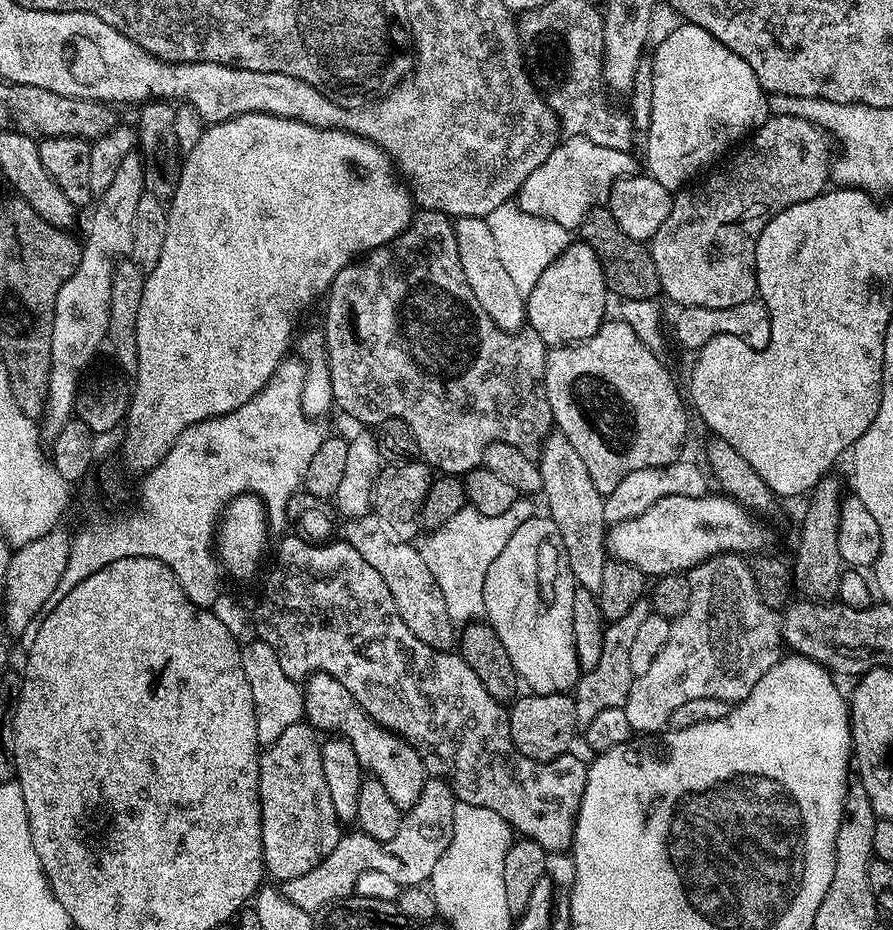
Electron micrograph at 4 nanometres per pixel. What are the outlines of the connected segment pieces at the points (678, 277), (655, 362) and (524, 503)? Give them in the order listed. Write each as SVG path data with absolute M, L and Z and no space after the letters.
M772 114L769 115L768 119L765 120L759 128L755 129L751 139L739 149L741 152L733 158L732 165L730 165L729 168L724 168L721 172L713 171L711 173L713 176L710 177L709 180L701 179L695 186L688 186L683 190L677 191L672 202L670 214L666 217L666 222L662 222L658 234L654 234L650 241L650 251L654 258L654 266L658 270L658 278L660 279L660 292L663 293L663 295L668 295L669 298L676 303L676 306L680 308L693 308L694 306L702 306L703 308L725 308L726 306L738 306L742 302L753 299L753 297L757 295L756 243L758 242L758 238L762 234L762 230L765 226L767 226L783 208L789 208L798 202L806 202L810 198L820 195L821 192L829 187L830 156L828 160L828 144L830 145L830 140L824 129L819 128L816 124L811 124L806 118L802 118L801 116Z
M619 318L605 319L604 323L600 325L600 329L590 338L580 340L576 344L559 345L548 352L548 361L544 371L544 385L546 386L546 398L550 402L555 427L563 436L570 438L570 446L574 446L574 450L578 450L579 456L582 457L582 463L586 465L586 471L590 474L590 479L594 481L594 486L598 486L598 490L602 494L614 490L614 486L618 486L618 482L622 482L622 478L626 478L626 474L634 474L634 470L661 468L681 459L680 447L683 446L684 439L688 436L689 409L686 407L686 400L682 392L682 397L680 397L680 392L676 389L676 384L672 381L667 366L656 356L659 355L653 349L648 348L646 342L642 342L642 338L638 338L638 334L634 334L634 330L630 330L627 322Z
M518 498L502 514L487 516L471 506L465 506L461 512L454 514L441 528L433 528L427 533L424 544L419 545L422 558L430 574L434 574L434 582L438 582L438 590L446 602L446 614L450 614L453 625L463 626L483 621L486 617L484 601L484 579L486 570L498 554L502 554L502 546L510 542L510 534L522 526L534 515L534 508L528 498Z

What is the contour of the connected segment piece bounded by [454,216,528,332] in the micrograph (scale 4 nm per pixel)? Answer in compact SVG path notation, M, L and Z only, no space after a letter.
M457 216L454 220L456 241L458 242L458 258L462 262L462 274L466 274L466 286L478 298L482 310L486 310L490 322L503 332L518 332L525 327L528 310L526 297L514 286L510 274L506 274L501 260L498 259L498 249L494 237L490 235L490 226L482 216Z

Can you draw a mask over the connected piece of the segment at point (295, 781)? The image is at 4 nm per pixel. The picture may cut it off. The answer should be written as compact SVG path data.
M301 722L295 724L294 726L289 726L287 730L281 734L278 738L278 742L274 742L273 744L267 745L260 753L260 769L258 770L258 790L260 791L260 821L262 822L262 850L264 851L264 866L269 877L273 876L276 879L276 882L283 882L289 880L290 878L298 878L302 874L306 874L306 870L314 870L314 866L318 866L318 862L322 862L329 854L334 850L334 846L338 846L338 842L340 841L340 837L342 835L342 822L339 818L334 814L334 804L330 802L330 786L326 786L326 774L322 774L322 754L320 753L320 745L321 741L319 739L316 740L316 736L318 737L317 729L313 728L311 724L307 722Z

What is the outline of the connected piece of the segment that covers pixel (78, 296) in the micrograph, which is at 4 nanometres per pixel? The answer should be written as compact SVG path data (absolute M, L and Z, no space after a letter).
M130 155L122 162L114 182L110 182L110 190L106 190L95 201L96 213L93 214L92 225L88 228L88 241L83 241L78 266L74 274L70 274L62 290L58 290L50 348L52 366L48 401L44 404L42 417L42 436L45 441L55 440L62 426L73 419L77 393L82 387L80 375L95 358L100 343L103 345L107 341L112 276L116 273L118 258L127 257L132 251L134 214L138 211L138 202L145 194L144 161L139 155Z

